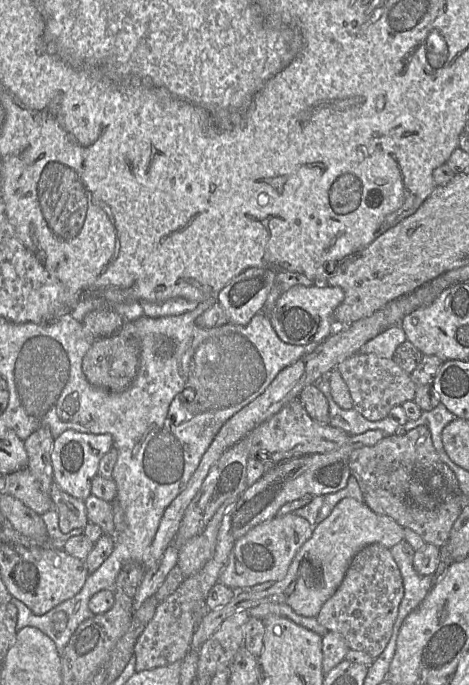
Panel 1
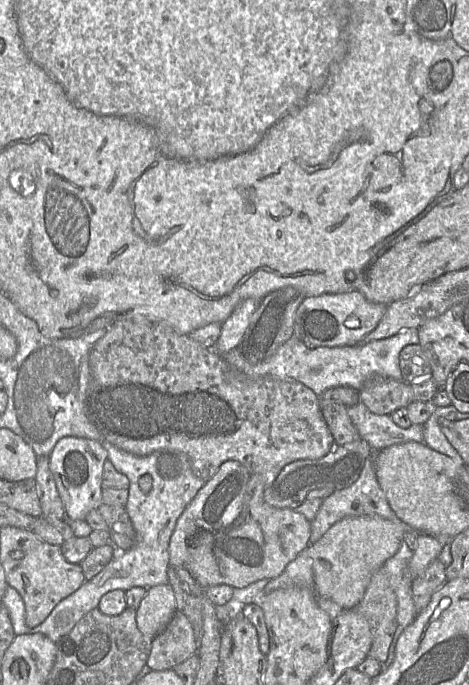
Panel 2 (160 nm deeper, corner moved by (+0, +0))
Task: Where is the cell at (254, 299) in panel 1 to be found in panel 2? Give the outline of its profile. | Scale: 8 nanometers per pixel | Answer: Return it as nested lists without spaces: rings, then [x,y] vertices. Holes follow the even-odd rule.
[[[247,299],[240,303],[232,314],[222,323],[220,337],[216,343],[215,350],[218,353],[226,353],[237,346],[250,324],[254,312],[261,300]]]

